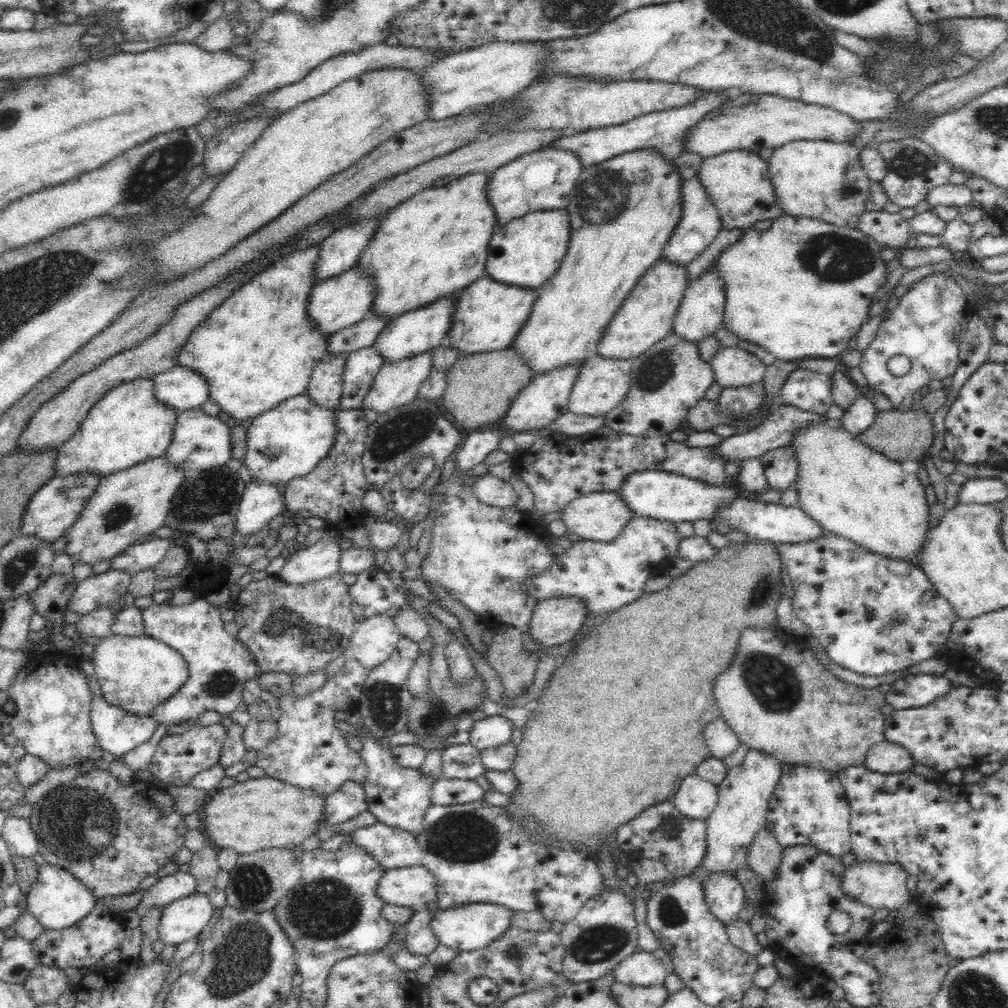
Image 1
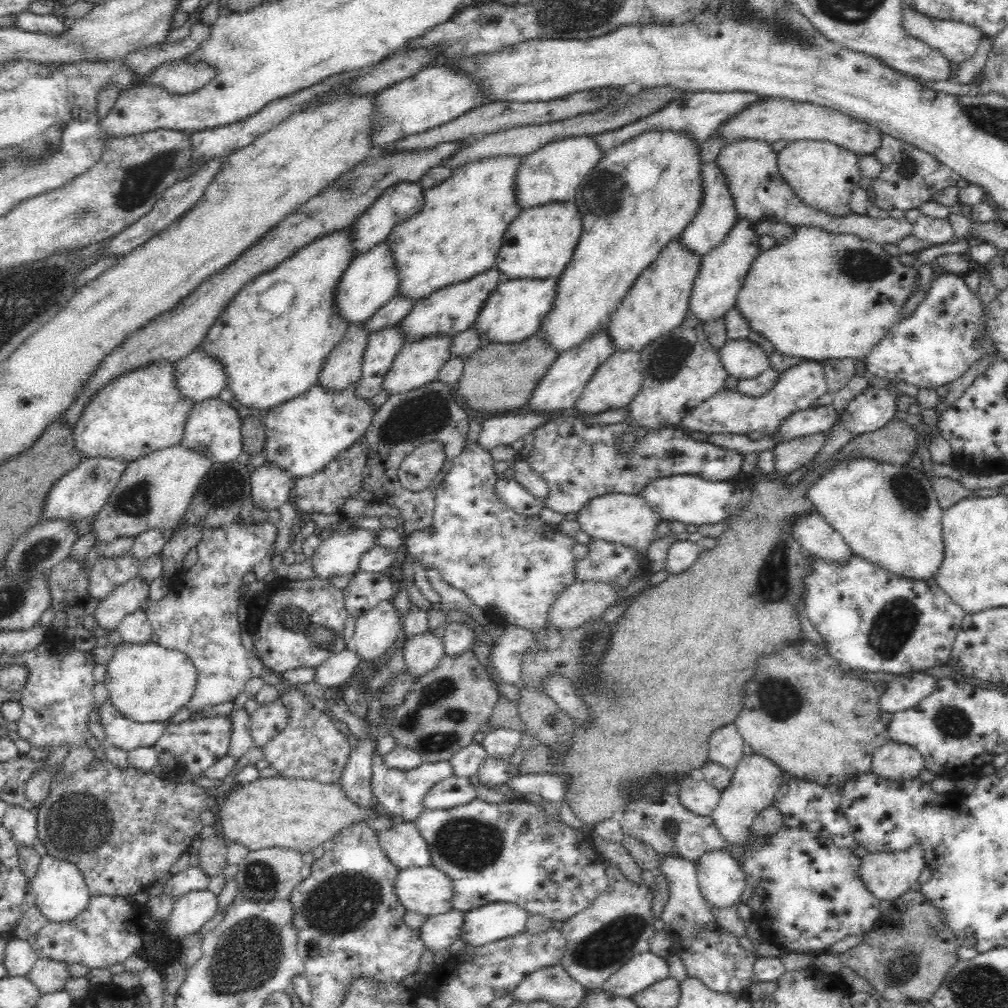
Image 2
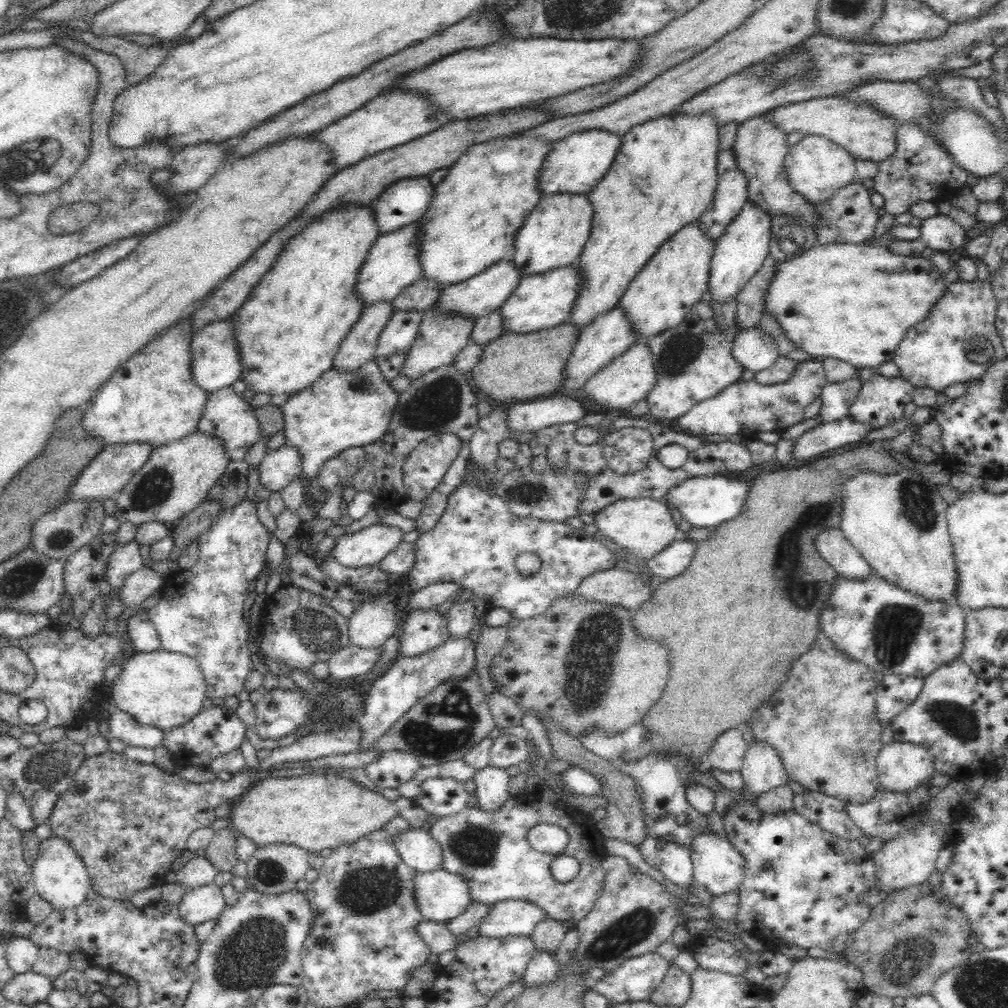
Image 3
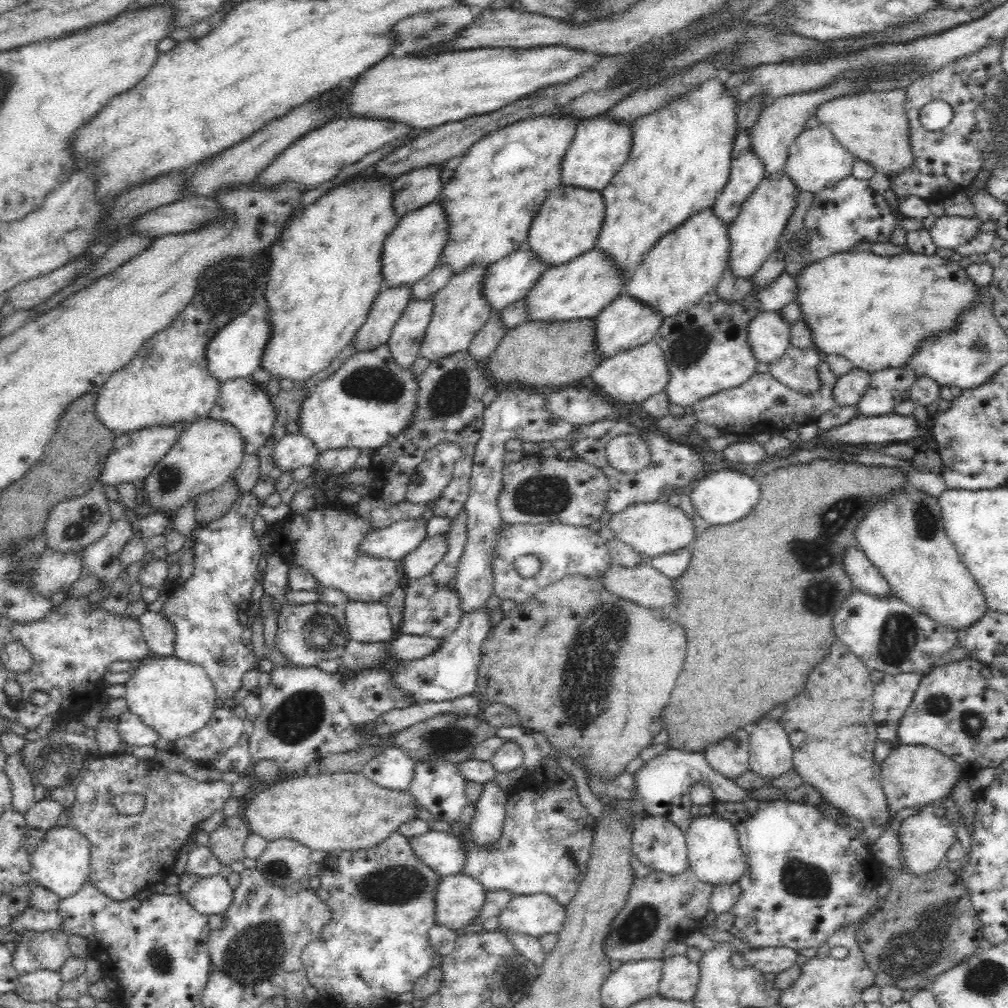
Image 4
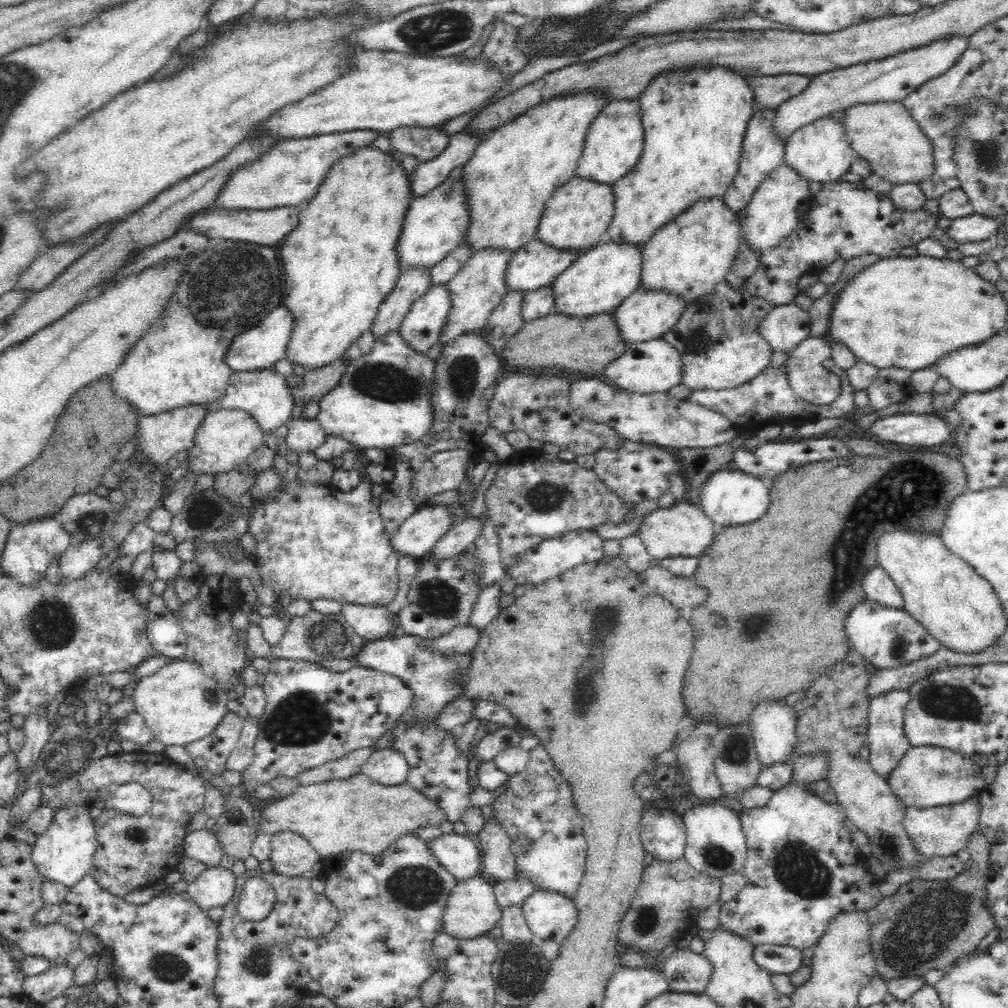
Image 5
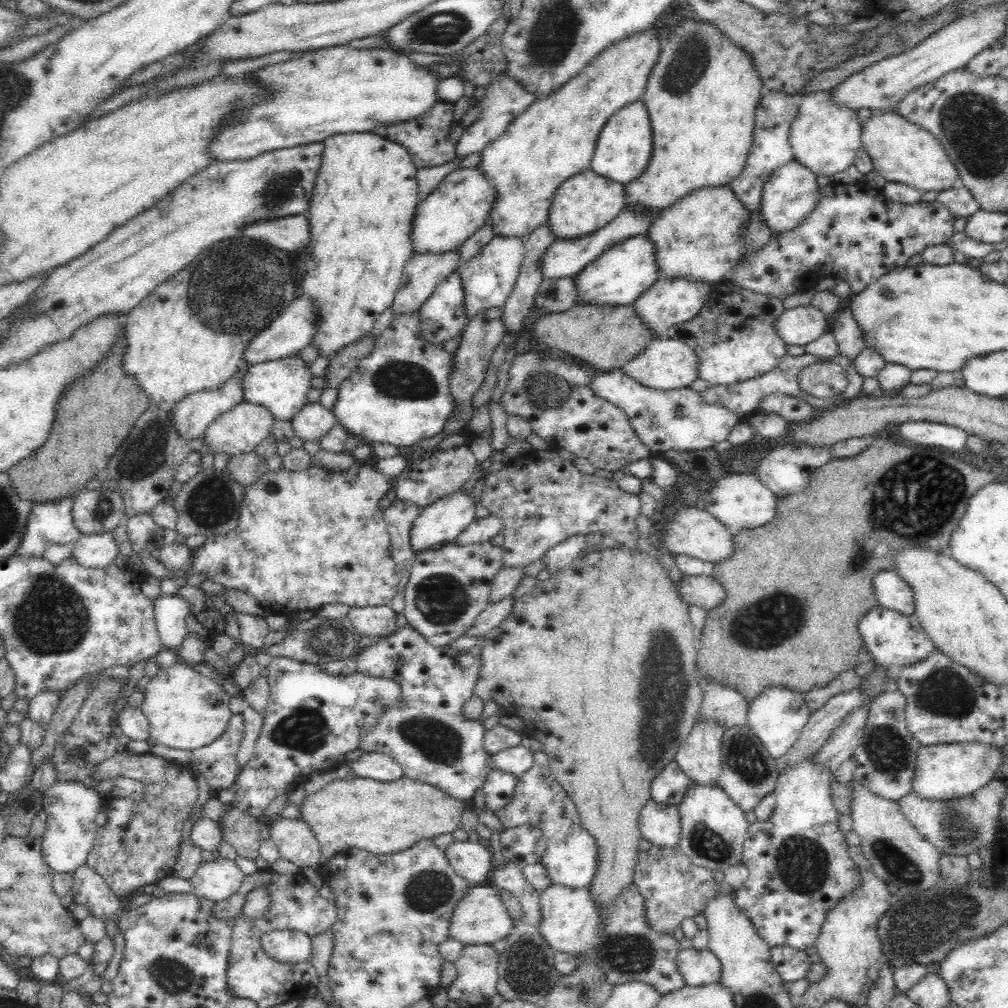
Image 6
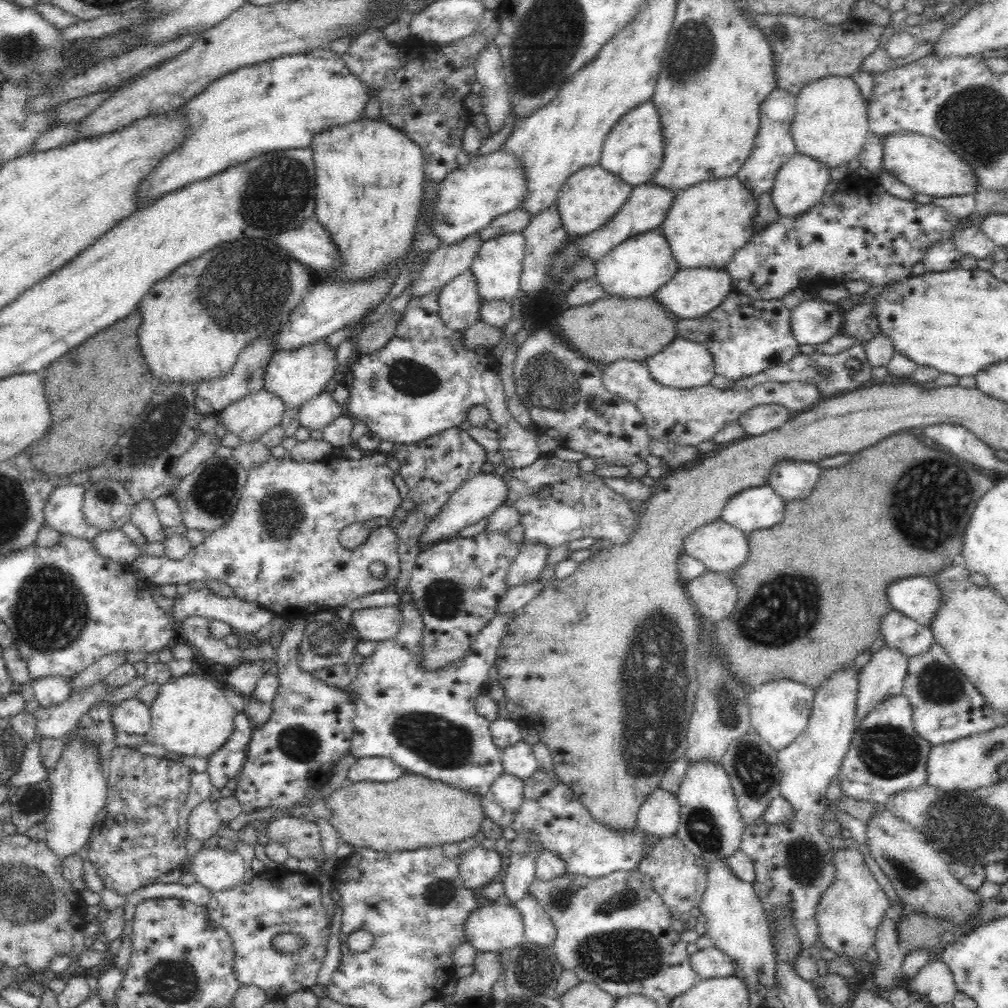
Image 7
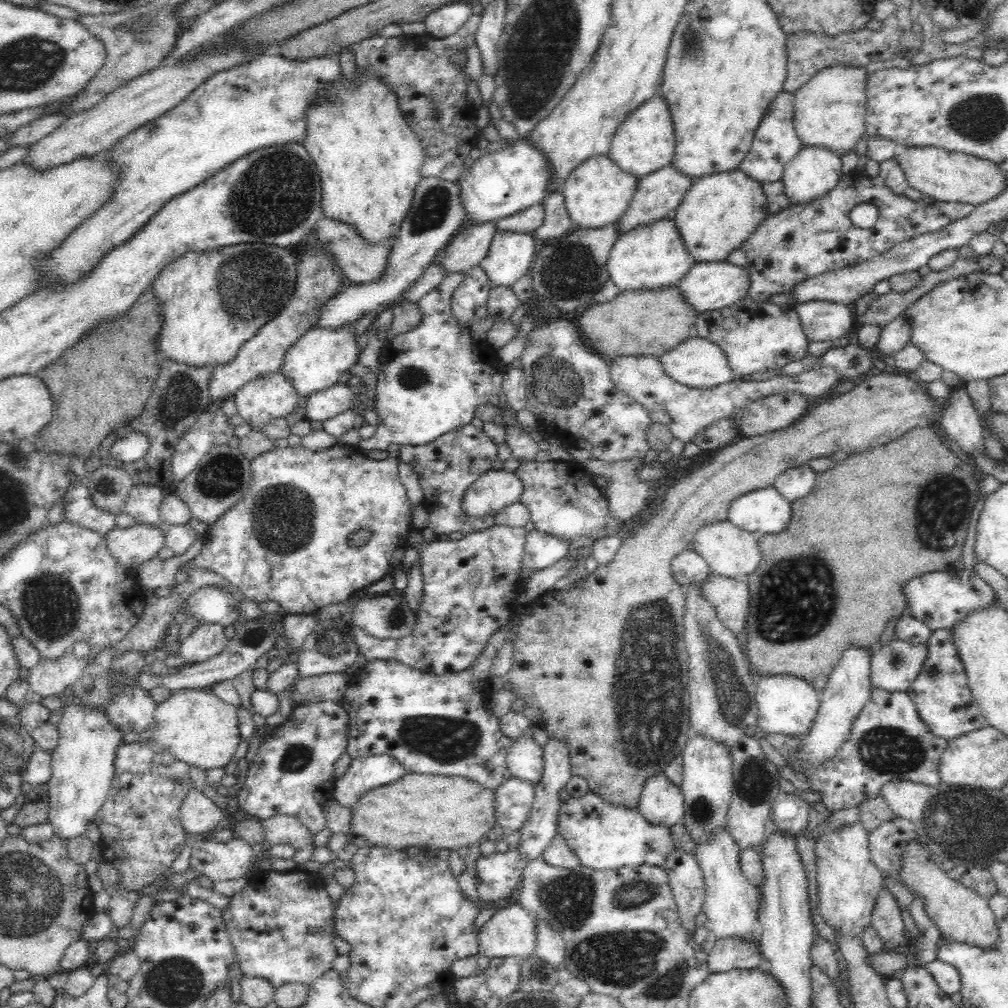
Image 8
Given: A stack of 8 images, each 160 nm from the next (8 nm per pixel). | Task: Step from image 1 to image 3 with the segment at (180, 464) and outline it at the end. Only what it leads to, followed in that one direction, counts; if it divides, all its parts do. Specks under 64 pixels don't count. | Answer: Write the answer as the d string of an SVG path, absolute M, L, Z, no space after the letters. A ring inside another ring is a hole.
M230 386L209 393L200 420L196 424L196 431L218 437L231 461L243 460L246 451L260 439L260 425L254 417L253 407Z

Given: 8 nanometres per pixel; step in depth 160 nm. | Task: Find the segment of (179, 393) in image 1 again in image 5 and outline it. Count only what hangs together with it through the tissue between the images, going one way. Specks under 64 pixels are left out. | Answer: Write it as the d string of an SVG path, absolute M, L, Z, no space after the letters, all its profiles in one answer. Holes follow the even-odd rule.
M282 305L272 308L256 326L248 328L248 330L244 330L238 336L232 338L232 342L230 342L230 346L224 354L226 365L230 367L232 372L248 372L272 367L275 362L278 362L284 356L292 328L294 328L292 312Z

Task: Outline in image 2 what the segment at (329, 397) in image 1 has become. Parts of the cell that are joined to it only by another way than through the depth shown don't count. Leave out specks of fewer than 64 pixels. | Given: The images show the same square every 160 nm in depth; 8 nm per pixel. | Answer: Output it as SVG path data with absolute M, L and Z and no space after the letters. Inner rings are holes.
M362 324L349 325L342 342L324 360L316 385L330 391L341 391L356 383L362 372L360 366L366 342L368 336Z

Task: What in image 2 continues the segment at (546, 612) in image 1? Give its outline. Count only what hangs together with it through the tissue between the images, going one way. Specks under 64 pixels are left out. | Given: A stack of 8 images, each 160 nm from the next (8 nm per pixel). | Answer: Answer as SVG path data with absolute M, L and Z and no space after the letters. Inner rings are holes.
M574 582L552 602L546 614L546 625L558 631L572 630L590 619L598 618L616 600L628 598L615 586L602 582Z

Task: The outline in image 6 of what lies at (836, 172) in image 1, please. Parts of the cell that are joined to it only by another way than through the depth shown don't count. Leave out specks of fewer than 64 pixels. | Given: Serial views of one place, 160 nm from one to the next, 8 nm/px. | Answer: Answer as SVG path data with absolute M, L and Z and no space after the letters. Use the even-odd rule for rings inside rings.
M830 91L808 93L801 99L799 112L789 128L789 143L792 149L793 160L804 165L816 176L832 177L836 172L844 172L856 158L860 146L860 121L857 112L845 106L835 106L831 100Z

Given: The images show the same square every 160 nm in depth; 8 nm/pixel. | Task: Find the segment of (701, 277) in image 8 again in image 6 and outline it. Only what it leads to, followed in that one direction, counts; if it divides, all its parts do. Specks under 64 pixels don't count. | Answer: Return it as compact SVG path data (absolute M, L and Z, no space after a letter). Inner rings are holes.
M658 279L646 292L642 292L634 302L634 313L646 323L646 327L656 336L663 336L666 331L675 324L680 324L694 318L702 304L708 300L713 286L708 283L698 283L688 279Z

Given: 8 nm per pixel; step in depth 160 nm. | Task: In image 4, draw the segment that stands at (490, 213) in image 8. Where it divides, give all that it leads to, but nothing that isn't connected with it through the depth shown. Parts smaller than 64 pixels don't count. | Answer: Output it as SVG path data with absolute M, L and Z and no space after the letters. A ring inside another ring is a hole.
M436 201L405 214L384 240L380 256L382 286L394 288L400 285L412 285L430 274L438 265L438 258L446 245L446 228L448 228L446 215L440 203Z

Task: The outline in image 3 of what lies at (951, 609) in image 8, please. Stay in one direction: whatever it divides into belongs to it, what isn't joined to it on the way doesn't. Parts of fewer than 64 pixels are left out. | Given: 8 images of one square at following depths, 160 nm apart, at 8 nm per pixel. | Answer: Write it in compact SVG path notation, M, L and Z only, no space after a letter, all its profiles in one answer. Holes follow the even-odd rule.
M840 529L822 530L812 540L818 555L846 579L868 579L874 570Z

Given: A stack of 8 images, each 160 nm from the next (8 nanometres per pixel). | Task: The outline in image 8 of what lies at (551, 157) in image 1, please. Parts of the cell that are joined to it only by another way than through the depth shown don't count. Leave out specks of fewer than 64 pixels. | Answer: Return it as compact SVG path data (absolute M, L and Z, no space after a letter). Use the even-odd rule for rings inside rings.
M659 94L632 112L614 132L606 155L622 171L639 179L670 164L674 156L674 127L666 102Z

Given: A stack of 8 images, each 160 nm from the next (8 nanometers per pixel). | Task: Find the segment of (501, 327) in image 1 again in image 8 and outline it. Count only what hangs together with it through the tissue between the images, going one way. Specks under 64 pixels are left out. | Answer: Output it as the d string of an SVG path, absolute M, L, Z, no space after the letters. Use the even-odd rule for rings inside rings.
M669 217L621 234L610 249L605 267L609 278L621 291L635 291L675 286L694 263L684 247L674 219Z

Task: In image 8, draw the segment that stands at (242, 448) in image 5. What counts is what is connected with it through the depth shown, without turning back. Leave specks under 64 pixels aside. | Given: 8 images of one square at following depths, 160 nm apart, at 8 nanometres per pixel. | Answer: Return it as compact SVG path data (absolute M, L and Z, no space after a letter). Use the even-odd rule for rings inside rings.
M276 371L241 386L234 394L234 402L243 422L260 431L275 418L290 414L296 408L298 397L294 385Z

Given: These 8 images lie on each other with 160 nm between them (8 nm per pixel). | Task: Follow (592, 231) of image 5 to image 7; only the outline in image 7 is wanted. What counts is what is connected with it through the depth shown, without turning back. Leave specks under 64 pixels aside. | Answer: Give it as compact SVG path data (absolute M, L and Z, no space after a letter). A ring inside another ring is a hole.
M596 163L573 172L560 188L556 204L562 226L571 237L588 234L606 224L624 206L633 186Z

